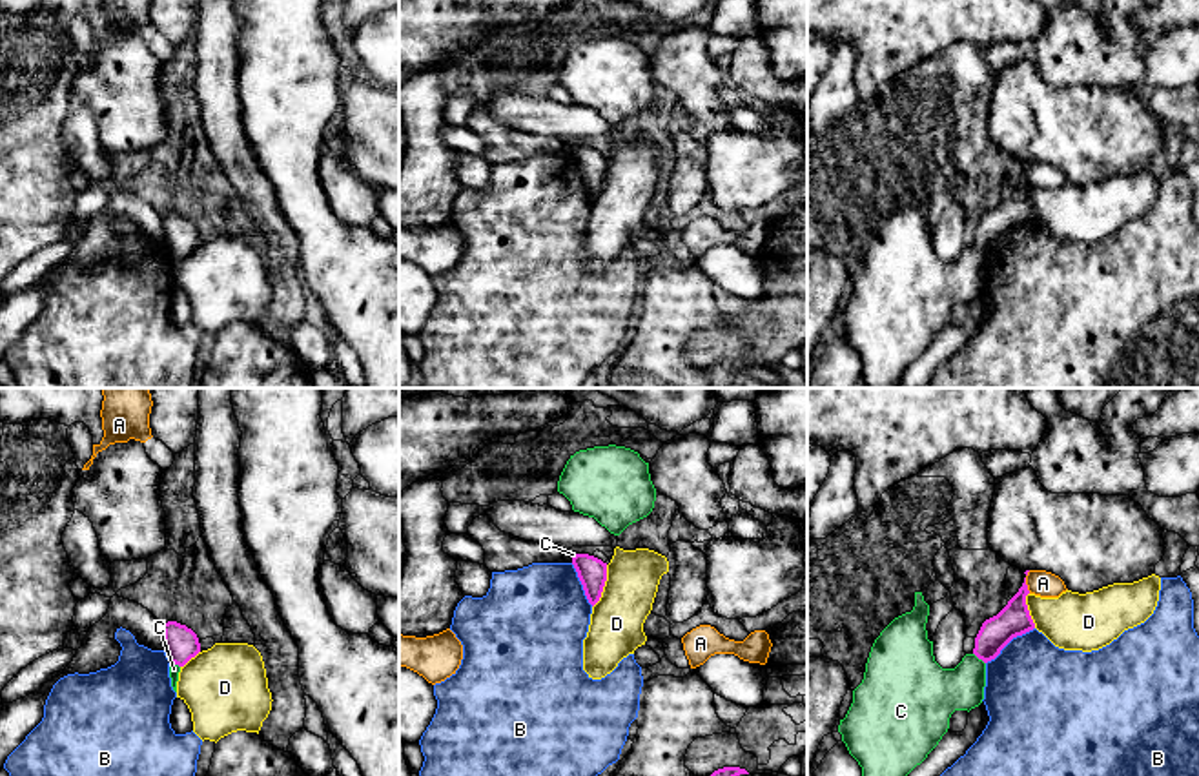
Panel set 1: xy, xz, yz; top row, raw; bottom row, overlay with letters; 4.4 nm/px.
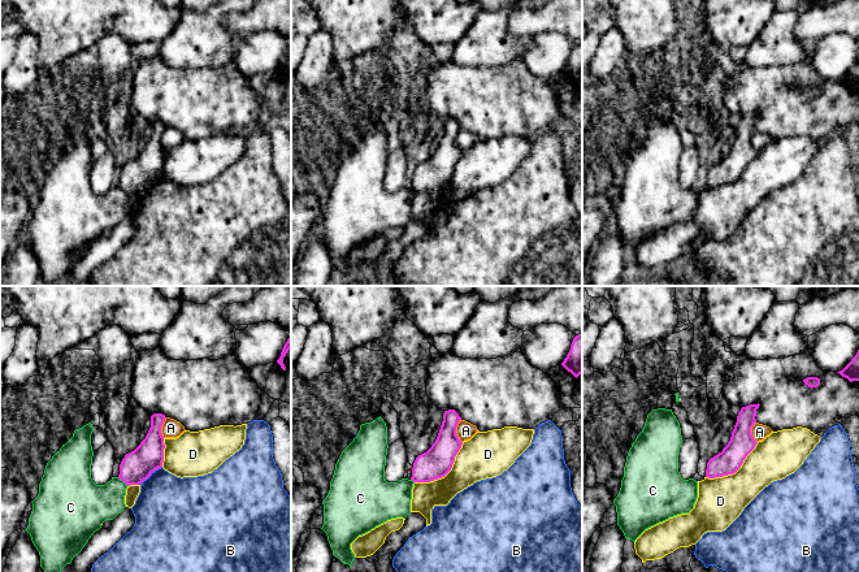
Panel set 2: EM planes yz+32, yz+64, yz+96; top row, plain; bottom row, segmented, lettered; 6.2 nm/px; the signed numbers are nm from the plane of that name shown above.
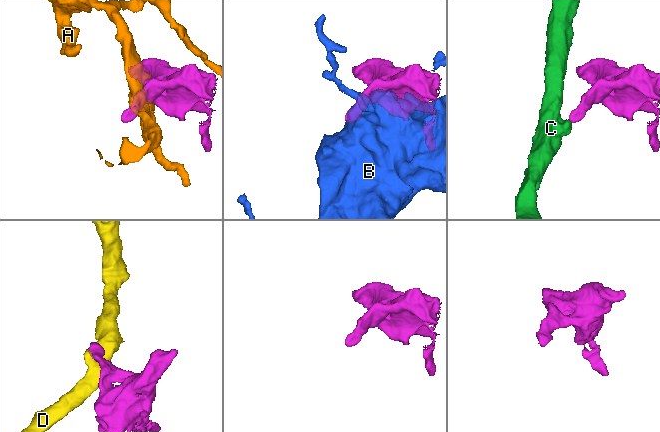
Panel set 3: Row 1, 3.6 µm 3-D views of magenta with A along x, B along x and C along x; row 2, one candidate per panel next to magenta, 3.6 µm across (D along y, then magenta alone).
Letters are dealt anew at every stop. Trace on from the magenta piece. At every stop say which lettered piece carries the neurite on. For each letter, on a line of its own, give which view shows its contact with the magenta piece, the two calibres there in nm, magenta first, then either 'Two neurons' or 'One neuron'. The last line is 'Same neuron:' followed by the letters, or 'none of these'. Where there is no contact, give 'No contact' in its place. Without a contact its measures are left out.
A: Touches magenta in yz. Thickness 150 nm (magenta) against 120 nm. Two neurons
B: Touches magenta in yz. Thickness 150 nm (magenta) against 440 nm. Two neurons
C: Touches magenta in yz. Thickness 150 nm (magenta) against 240 nm. Two neurons
D: Touches magenta in xz. Thickness 130 nm (magenta) against 240 nm. Two neurons
Same neuron: none of these

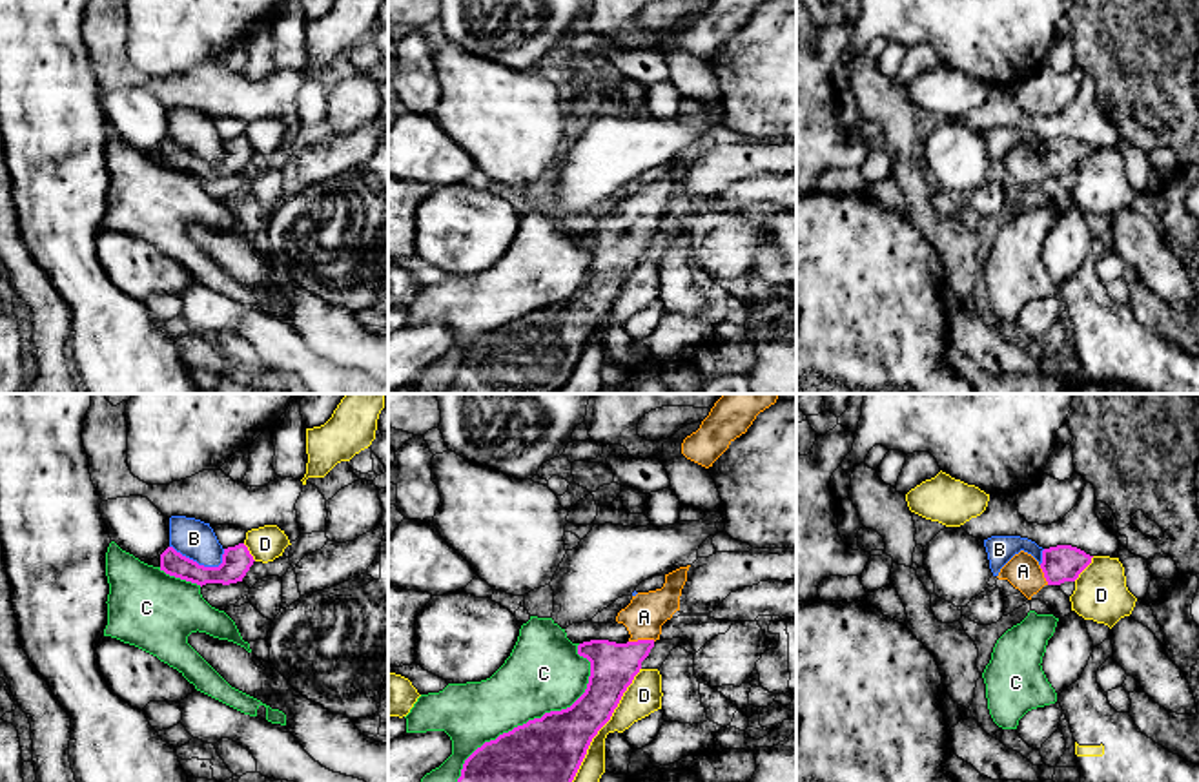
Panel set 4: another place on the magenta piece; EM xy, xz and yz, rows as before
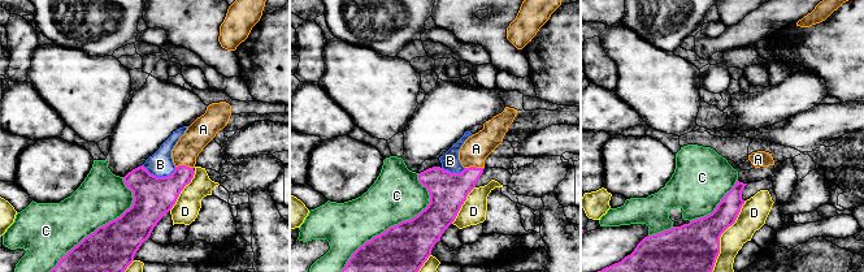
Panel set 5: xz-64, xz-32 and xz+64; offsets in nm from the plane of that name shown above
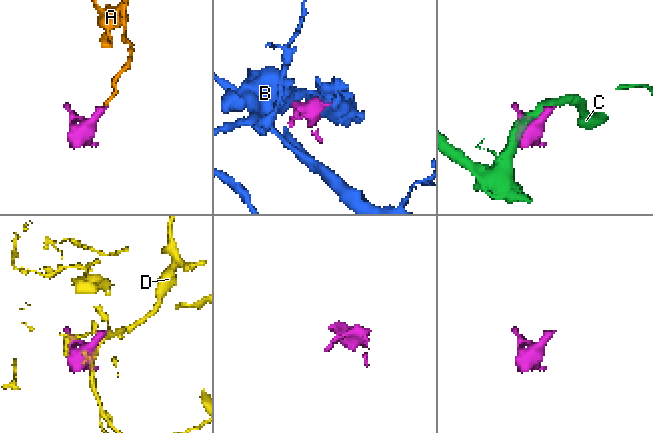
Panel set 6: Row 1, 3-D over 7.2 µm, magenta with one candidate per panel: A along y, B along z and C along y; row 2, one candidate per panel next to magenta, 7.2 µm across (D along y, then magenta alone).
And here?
A: Touches magenta in xz. Thickness 200 nm (magenta) against 180 nm. One neuron
B: Touches magenta in xy. Thickness 130 nm (magenta) against 170 nm. Two neurons
C: Touches magenta in xz. Thickness 340 nm (magenta) against 340 nm. Two neurons
D: Touches magenta in xz. Thickness 320 nm (magenta) against 150 nm. Two neurons
Same neuron: A

